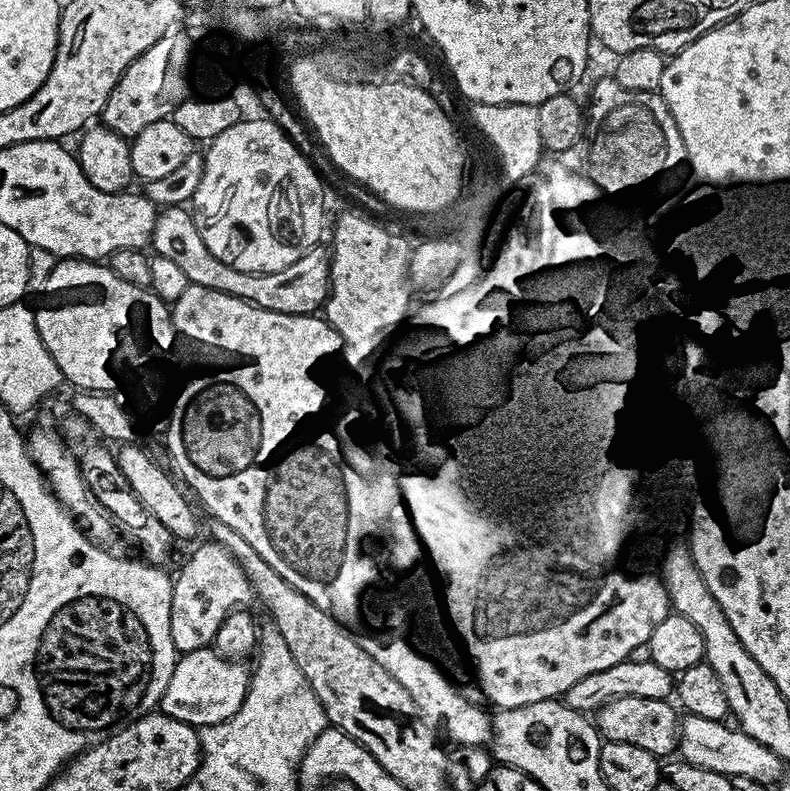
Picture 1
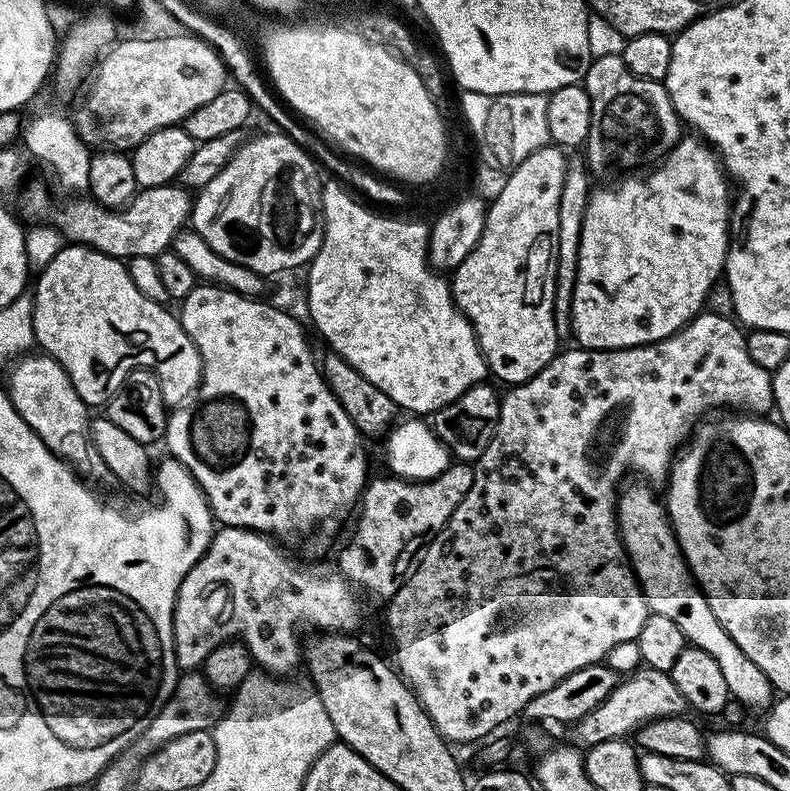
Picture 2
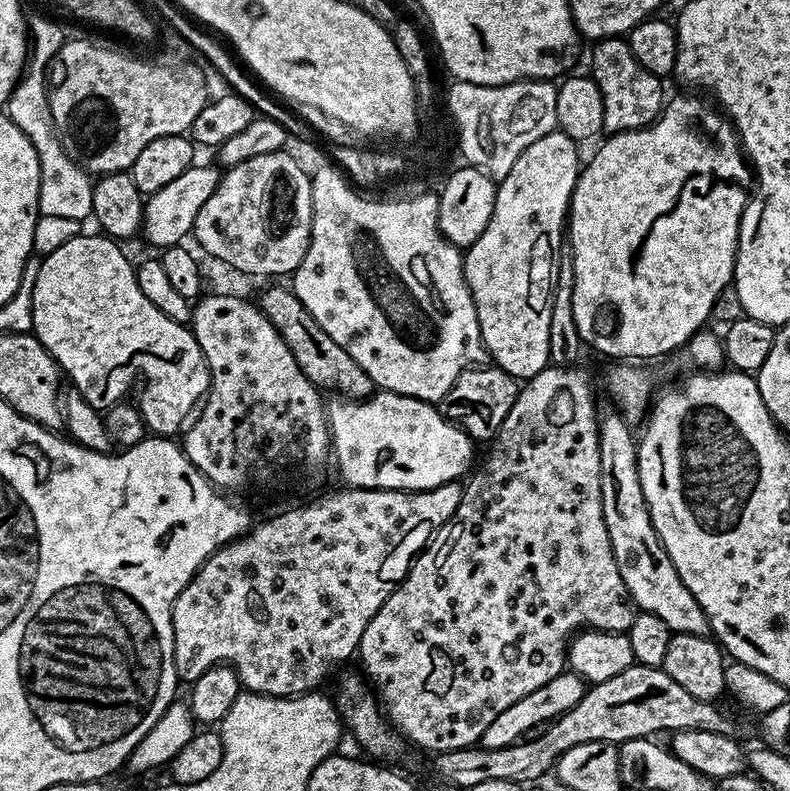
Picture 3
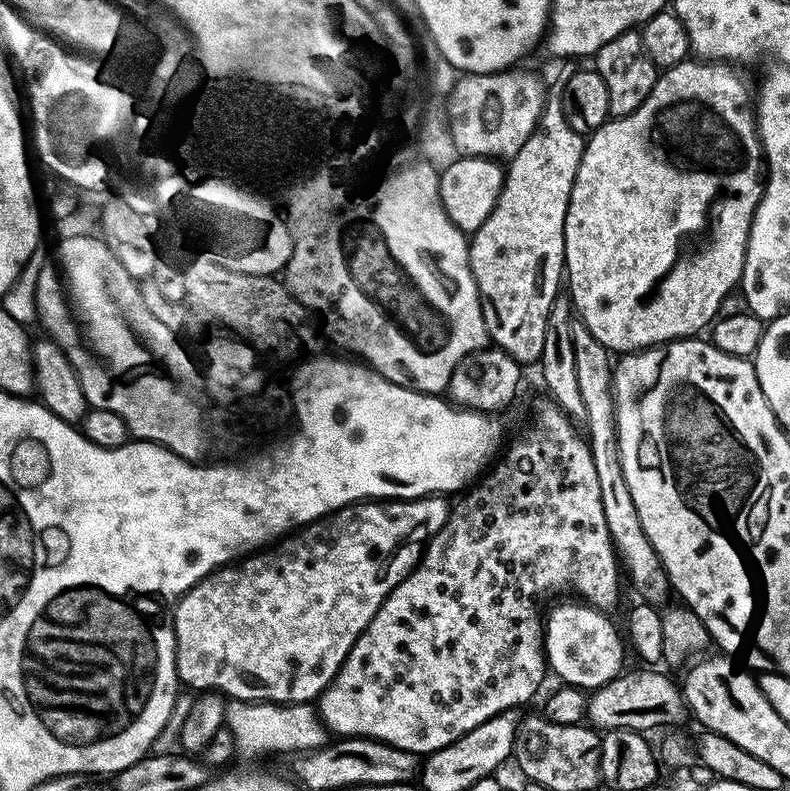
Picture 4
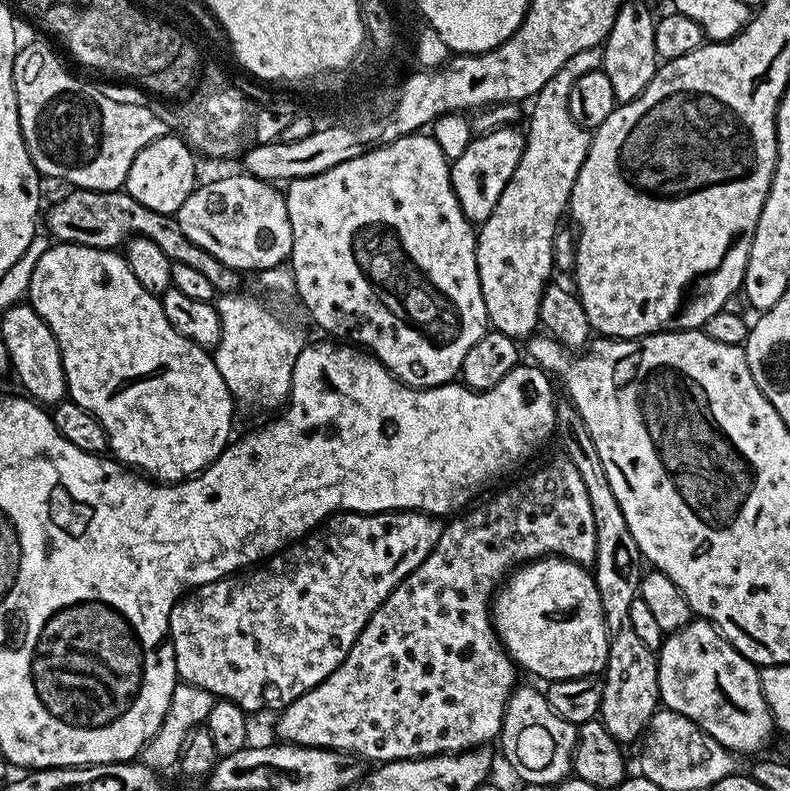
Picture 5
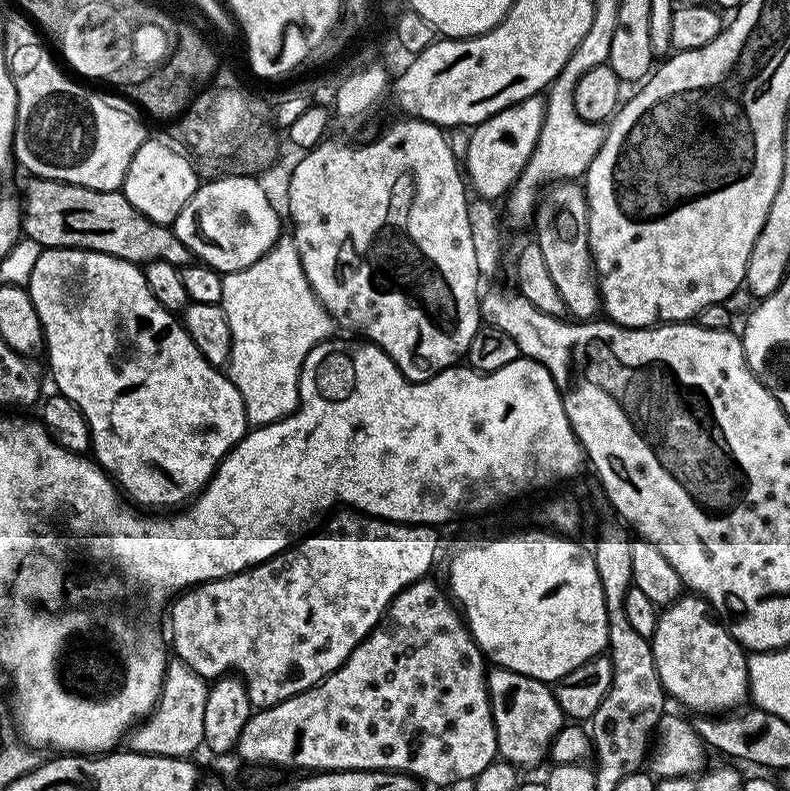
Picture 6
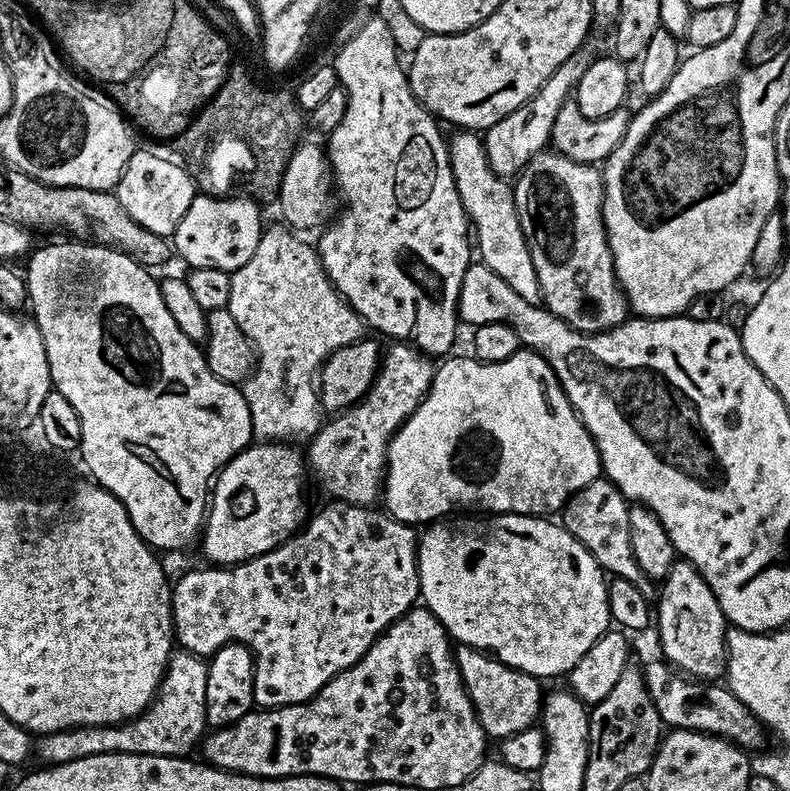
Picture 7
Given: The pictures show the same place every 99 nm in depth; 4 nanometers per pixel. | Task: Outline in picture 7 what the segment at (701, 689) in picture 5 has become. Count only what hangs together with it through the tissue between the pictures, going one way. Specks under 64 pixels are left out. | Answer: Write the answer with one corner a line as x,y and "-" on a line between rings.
678,558
670,566
670,574
659,585
658,596
654,604
654,629
660,635
660,648
663,659
689,678
701,682
716,682
725,675
728,663
728,642
726,639
726,621
722,614
722,606
718,606
718,598
714,598
714,590
698,574
695,566
689,560

